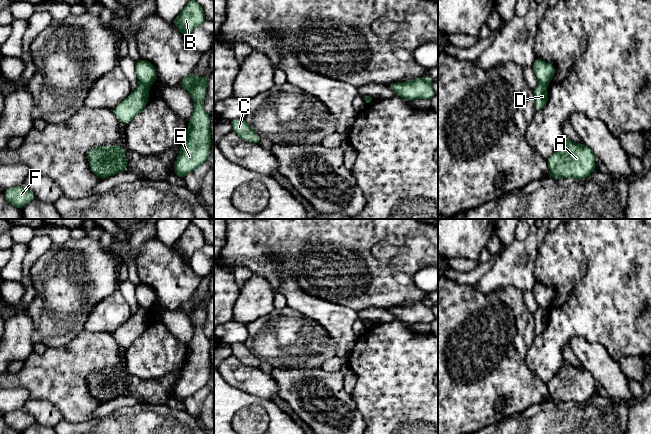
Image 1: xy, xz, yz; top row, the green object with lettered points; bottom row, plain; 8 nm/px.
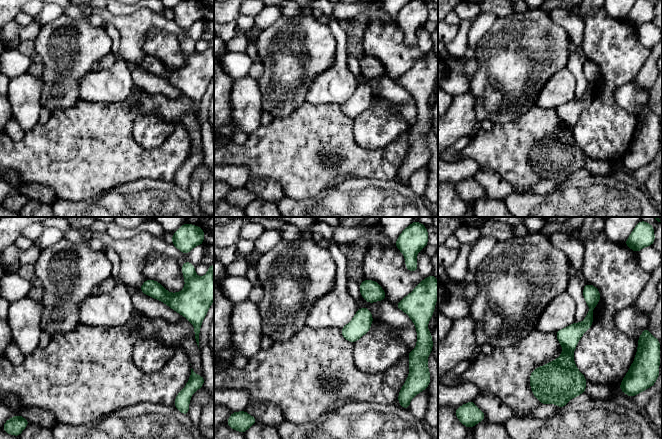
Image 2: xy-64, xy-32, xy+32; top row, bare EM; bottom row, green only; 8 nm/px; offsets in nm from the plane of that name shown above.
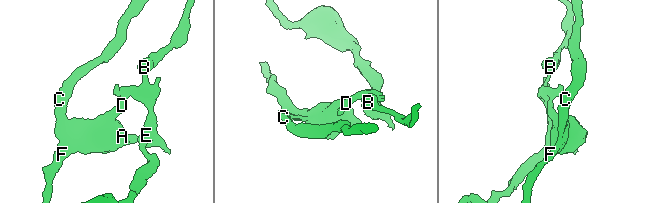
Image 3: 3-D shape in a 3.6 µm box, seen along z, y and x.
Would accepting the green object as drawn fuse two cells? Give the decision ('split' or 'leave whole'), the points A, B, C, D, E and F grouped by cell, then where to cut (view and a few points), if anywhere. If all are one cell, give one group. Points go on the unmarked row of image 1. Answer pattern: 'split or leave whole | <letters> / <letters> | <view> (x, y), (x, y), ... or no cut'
split | A C D F / B E | xy (140, 307), (148, 310)

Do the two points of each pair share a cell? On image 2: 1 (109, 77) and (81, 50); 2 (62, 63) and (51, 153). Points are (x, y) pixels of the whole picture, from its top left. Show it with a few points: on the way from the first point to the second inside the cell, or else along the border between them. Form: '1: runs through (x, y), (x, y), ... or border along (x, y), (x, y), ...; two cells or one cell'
1: border along (97, 70), (90, 71), (78, 84); two cells
2: border along (78, 100), (68, 107), (57, 108), (52, 113); two cells

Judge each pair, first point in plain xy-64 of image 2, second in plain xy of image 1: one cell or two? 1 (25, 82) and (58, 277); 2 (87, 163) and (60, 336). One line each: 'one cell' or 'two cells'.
1: two cells
2: two cells

